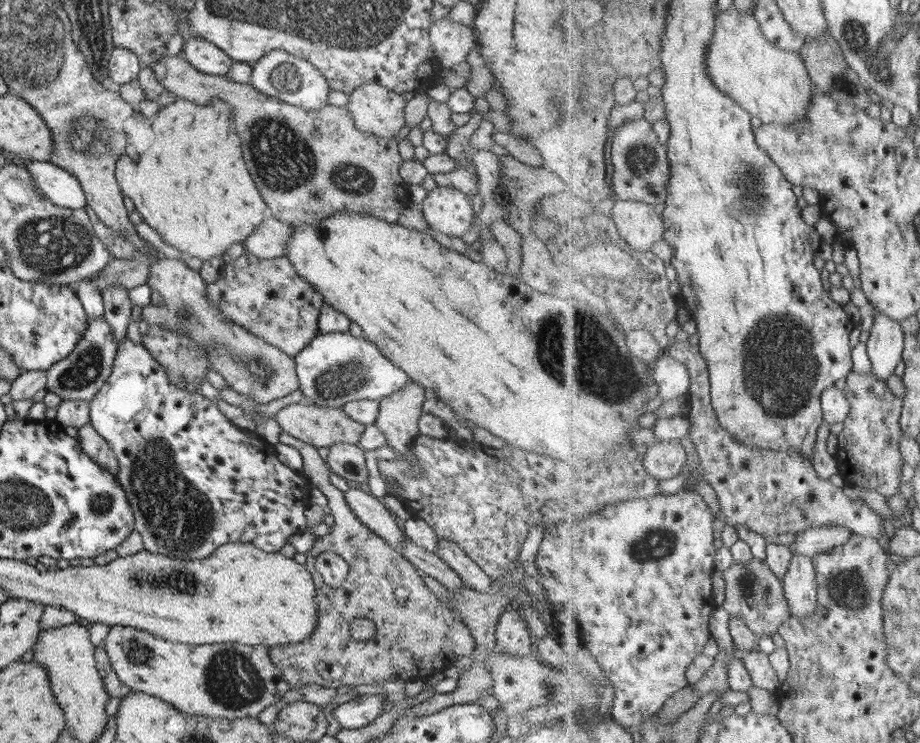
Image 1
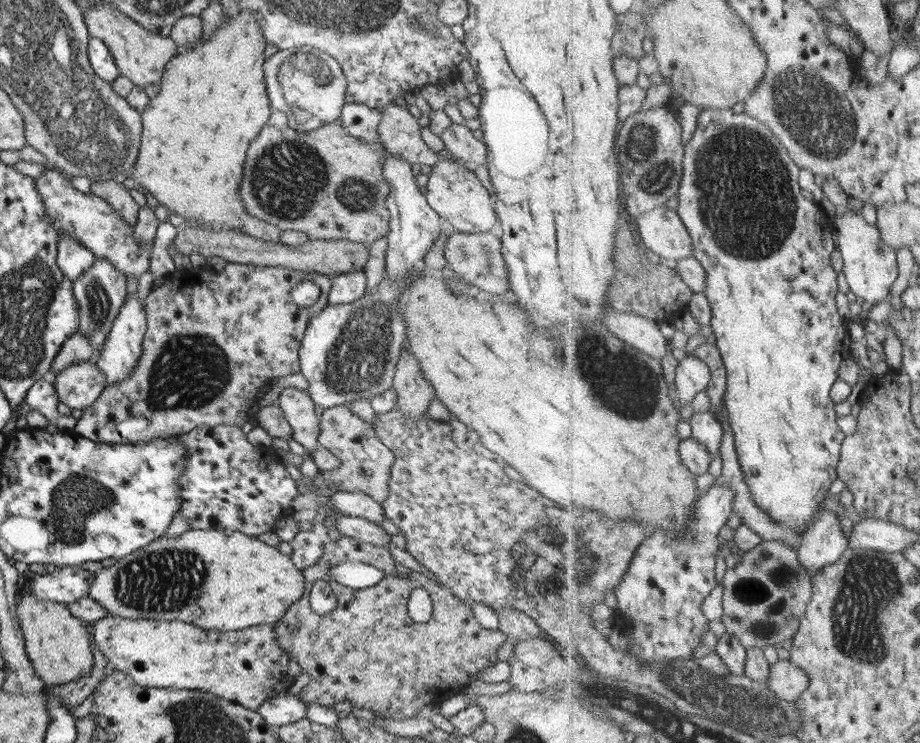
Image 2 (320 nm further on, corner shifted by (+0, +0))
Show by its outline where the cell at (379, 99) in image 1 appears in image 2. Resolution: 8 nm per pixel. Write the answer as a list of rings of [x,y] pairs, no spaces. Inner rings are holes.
[[[390,103],[380,111],[376,133],[387,154],[401,157],[410,165],[431,164],[431,158],[435,158],[433,151],[423,143],[421,127],[407,107]]]

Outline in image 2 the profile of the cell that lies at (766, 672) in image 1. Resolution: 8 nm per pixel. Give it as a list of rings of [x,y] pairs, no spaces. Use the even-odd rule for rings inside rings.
[[[780,659],[770,667],[771,673],[767,685],[776,695],[795,703],[801,695],[808,690],[810,682],[809,674],[799,666],[793,664],[791,659]]]

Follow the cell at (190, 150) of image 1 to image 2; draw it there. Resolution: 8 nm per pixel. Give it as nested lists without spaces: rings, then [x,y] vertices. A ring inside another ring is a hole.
[[[241,9],[235,16],[224,19],[218,29],[213,32],[213,36],[207,40],[205,44],[193,48],[193,50],[178,52],[173,58],[169,59],[169,62],[164,66],[162,77],[159,82],[159,89],[155,96],[148,99],[147,106],[140,112],[140,141],[138,146],[138,155],[135,159],[134,165],[131,168],[129,177],[136,180],[139,185],[147,190],[157,202],[169,212],[179,214],[185,218],[186,222],[189,219],[201,219],[204,223],[211,223],[221,225],[225,229],[231,228],[233,230],[241,230],[241,232],[256,238],[257,240],[264,240],[265,242],[279,243],[280,230],[269,225],[262,220],[253,218],[250,214],[244,210],[242,202],[239,202],[237,196],[237,184],[241,180],[241,166],[243,166],[243,158],[245,158],[245,150],[247,150],[247,144],[251,142],[264,126],[266,120],[269,118],[271,110],[274,108],[274,102],[270,100],[270,94],[266,92],[266,86],[264,83],[264,74],[262,64],[264,61],[263,51],[265,50],[265,40],[263,40],[262,30],[258,25],[258,20],[255,18],[253,12],[249,9]]]

